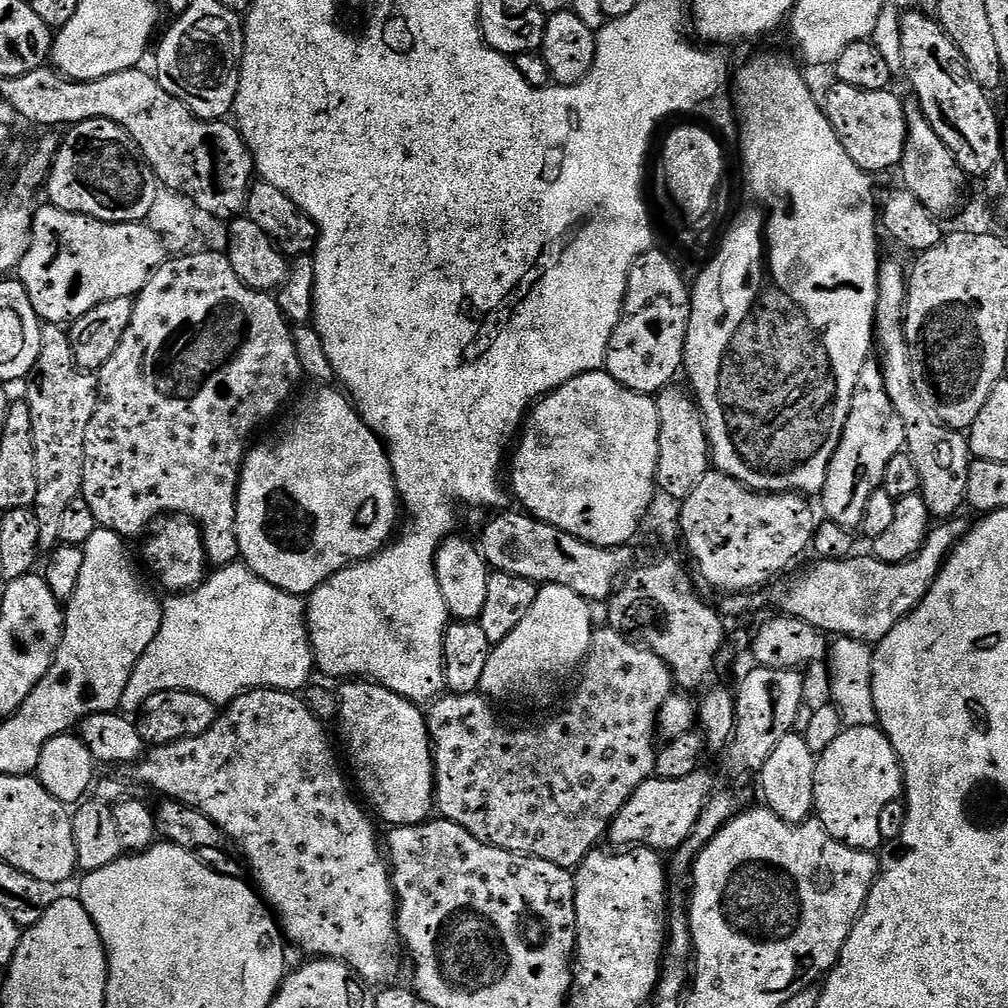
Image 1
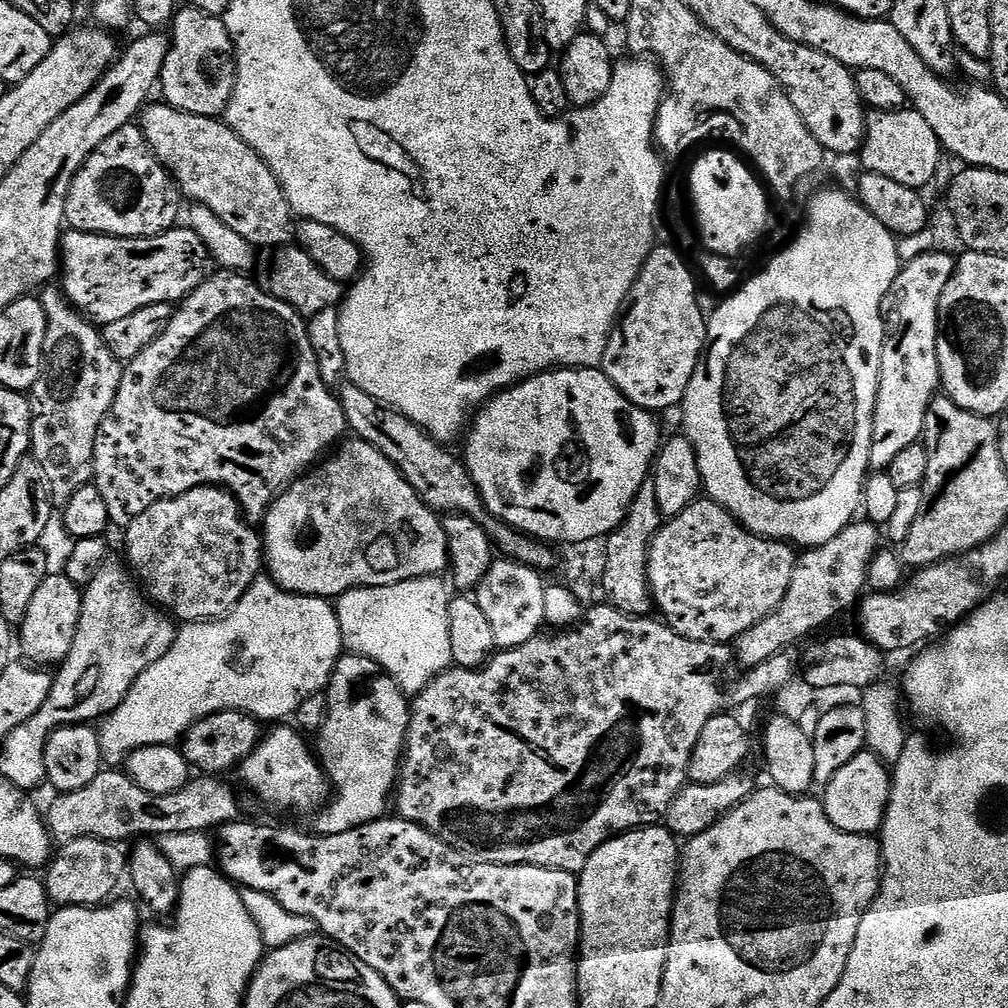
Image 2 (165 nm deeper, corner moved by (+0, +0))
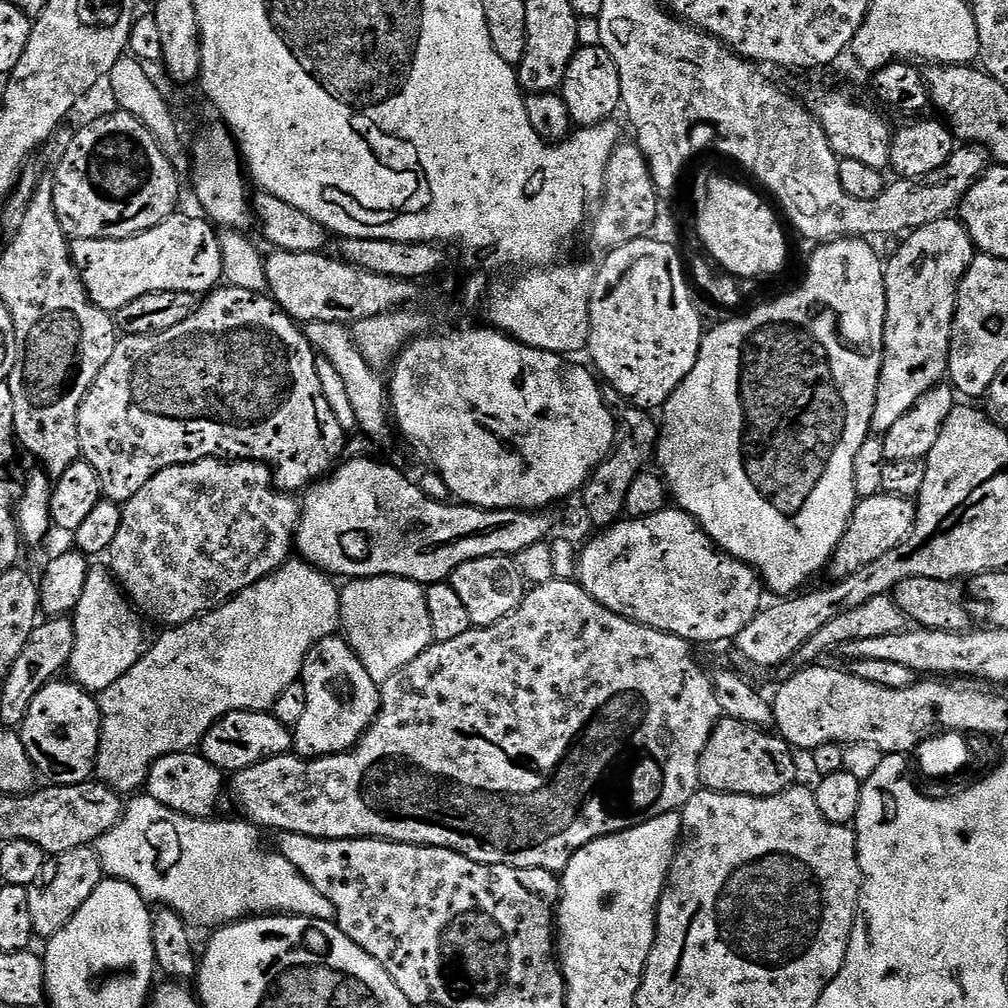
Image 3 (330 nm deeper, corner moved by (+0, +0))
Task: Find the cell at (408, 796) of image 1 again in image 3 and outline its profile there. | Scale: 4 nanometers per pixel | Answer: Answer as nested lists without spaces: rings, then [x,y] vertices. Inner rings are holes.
[[[333,634],[325,640],[318,641],[304,660],[302,682],[306,686],[306,710],[294,729],[295,755],[305,758],[333,756],[335,752],[346,752],[350,748],[355,748],[380,709],[380,684],[374,678],[370,678],[366,666],[362,666],[360,656],[347,639]]]

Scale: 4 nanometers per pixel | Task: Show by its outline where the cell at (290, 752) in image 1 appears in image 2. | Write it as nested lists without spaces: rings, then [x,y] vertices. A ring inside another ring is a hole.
[[[295,727],[272,728],[259,737],[258,743],[239,761],[240,776],[244,779],[244,784],[259,796],[262,803],[268,803],[272,808],[289,808],[292,812],[308,812],[311,808],[316,808],[324,800],[324,795],[329,795],[330,781],[324,774],[324,769],[320,767],[319,759],[314,755],[313,749],[303,740]]]

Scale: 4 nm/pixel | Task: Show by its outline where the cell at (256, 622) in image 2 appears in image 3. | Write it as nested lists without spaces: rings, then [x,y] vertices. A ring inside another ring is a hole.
[[[303,558],[289,559],[287,564],[282,565],[276,572],[271,572],[266,578],[262,578],[254,586],[242,590],[237,596],[221,604],[212,612],[207,612],[205,616],[198,620],[192,620],[188,624],[177,624],[169,627],[160,637],[155,637],[154,643],[145,652],[142,659],[114,686],[107,688],[105,692],[99,693],[98,703],[100,705],[101,729],[99,754],[96,756],[95,775],[97,779],[121,794],[132,794],[139,791],[146,783],[148,772],[154,761],[170,753],[180,753],[193,751],[204,735],[214,727],[216,721],[221,720],[226,714],[231,712],[266,712],[271,709],[272,703],[286,690],[286,686],[297,683],[301,679],[304,670],[304,660],[308,657],[308,652],[320,640],[325,640],[333,635],[342,624],[342,592],[339,587],[335,588],[331,584],[333,581],[321,569],[313,568],[307,560]]]

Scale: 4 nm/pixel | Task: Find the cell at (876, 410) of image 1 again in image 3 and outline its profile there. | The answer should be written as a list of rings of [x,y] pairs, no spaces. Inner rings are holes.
[[[956,218],[930,222],[926,226],[916,229],[914,232],[907,233],[906,239],[908,239],[908,241],[906,241],[892,257],[887,257],[884,266],[884,289],[886,290],[884,357],[882,358],[882,366],[880,367],[878,390],[876,391],[874,414],[872,415],[872,432],[876,434],[893,431],[893,429],[896,428],[898,418],[902,418],[902,414],[906,414],[906,410],[910,410],[910,406],[914,406],[914,402],[918,402],[918,398],[922,398],[922,394],[926,394],[926,390],[930,390],[933,386],[941,383],[941,381],[947,377],[948,355],[950,354],[950,342],[952,341],[952,323],[954,322],[954,314],[956,313],[956,295],[960,289],[960,280],[966,274],[966,270],[972,265],[972,257],[974,255],[974,245],[970,238],[970,234],[964,229],[964,225],[960,223],[959,219]]]

